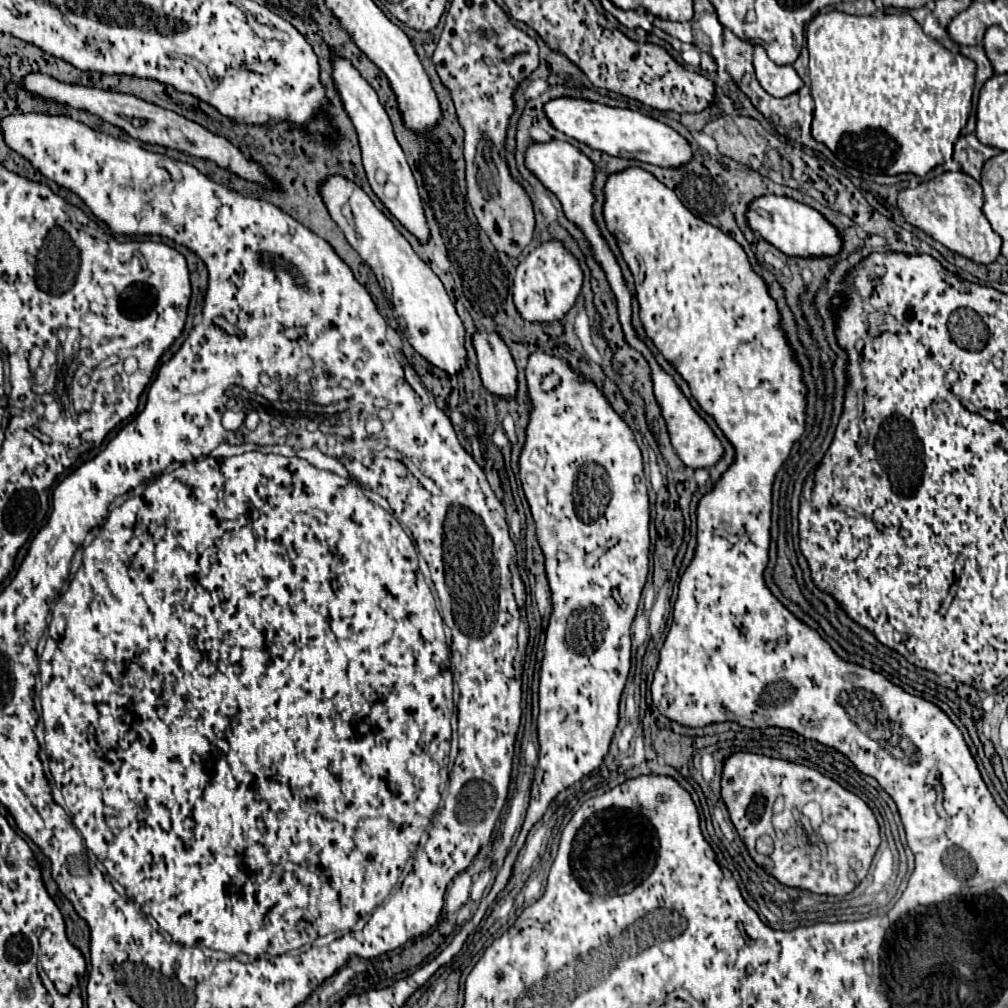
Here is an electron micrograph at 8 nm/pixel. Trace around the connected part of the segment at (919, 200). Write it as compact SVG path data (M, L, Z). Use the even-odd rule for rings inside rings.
M961 170L943 172L929 182L921 182L917 188L905 188L899 194L899 208L909 224L977 264L991 264L1001 256L1001 236L989 226L989 220L981 210L983 202L981 184Z

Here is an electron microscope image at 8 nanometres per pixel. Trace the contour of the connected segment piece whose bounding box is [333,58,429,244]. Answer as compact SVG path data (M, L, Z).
M343 58L333 60L333 78L335 78L337 90L343 98L345 110L349 112L349 116L357 128L359 144L361 144L361 152L363 152L363 166L365 166L365 172L367 172L373 192L379 196L379 200L385 204L385 208L419 240L419 244L427 244L429 242L429 226L427 226L427 220L423 214L415 178L411 174L411 168L407 164L407 158L405 158L397 138L393 134L391 120L389 120L385 108L381 106L375 90L361 78L361 74L351 66L351 62L343 60Z

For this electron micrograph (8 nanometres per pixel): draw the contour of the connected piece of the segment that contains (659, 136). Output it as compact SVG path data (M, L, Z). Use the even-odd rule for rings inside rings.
M559 98L559 100L551 100L549 104L545 104L545 114L551 120L551 124L563 134L617 158L639 160L639 162L647 162L659 168L685 166L685 162L693 158L693 150L689 142L679 132L635 110L611 108L611 106L603 106L603 104L589 102L589 100Z

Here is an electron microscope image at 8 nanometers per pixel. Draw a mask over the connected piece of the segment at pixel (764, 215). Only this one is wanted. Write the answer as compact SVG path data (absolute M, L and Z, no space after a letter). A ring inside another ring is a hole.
M761 196L761 198L757 198L749 206L747 222L749 222L751 230L759 232L769 244L779 248L787 256L797 256L797 258L837 256L843 248L841 232L815 208L801 204L793 198L785 198L785 196Z

